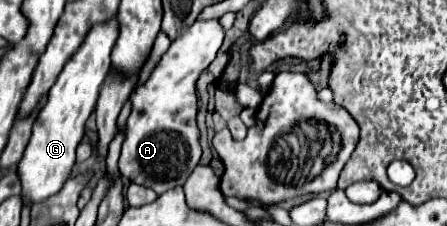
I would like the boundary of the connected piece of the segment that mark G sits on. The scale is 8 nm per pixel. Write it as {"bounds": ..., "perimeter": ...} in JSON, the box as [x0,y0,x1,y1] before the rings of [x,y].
{"bounds":[18,17,118,203],"perimeter":[[[112,17],[104,23],[92,25],[80,49],[66,61],[60,71],[56,83],[48,91],[48,103],[44,111],[38,115],[32,137],[26,145],[26,151],[18,163],[18,173],[22,181],[22,199],[24,203],[38,203],[40,199],[48,199],[56,195],[64,181],[70,175],[70,169],[76,161],[76,147],[82,141],[84,125],[90,113],[96,107],[96,99],[100,95],[100,87],[112,67],[110,53],[118,39],[118,19]]]}

